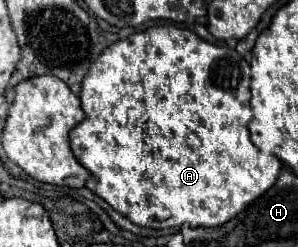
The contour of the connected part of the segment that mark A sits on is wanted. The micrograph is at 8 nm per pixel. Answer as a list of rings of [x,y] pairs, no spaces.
[[[172,24],[164,26],[152,26],[144,32],[132,34],[112,46],[108,46],[98,60],[90,66],[84,82],[82,82],[82,110],[84,110],[84,120],[70,132],[70,146],[78,162],[92,172],[92,178],[86,182],[86,186],[106,200],[116,212],[124,214],[138,226],[148,226],[148,228],[178,228],[182,224],[194,226],[194,228],[208,228],[208,226],[222,226],[226,220],[232,220],[246,204],[252,204],[278,180],[278,172],[282,172],[282,162],[276,156],[266,156],[262,154],[250,140],[248,134],[248,110],[250,110],[250,64],[234,50],[228,46],[216,46],[206,40],[202,40],[198,34],[192,30],[182,30]]]

